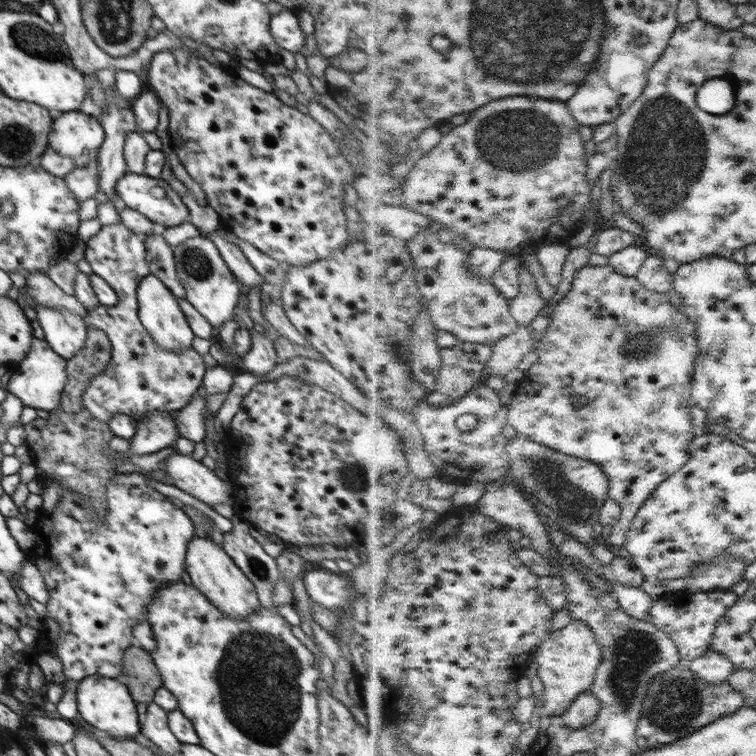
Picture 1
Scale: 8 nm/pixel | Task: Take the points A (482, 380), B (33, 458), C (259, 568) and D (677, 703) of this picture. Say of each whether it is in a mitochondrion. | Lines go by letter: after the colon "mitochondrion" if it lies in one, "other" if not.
A: other
B: other
C: mitochondrion
D: mitochondrion

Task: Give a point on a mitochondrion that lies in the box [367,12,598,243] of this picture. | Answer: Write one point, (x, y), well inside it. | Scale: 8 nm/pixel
(525, 141)

